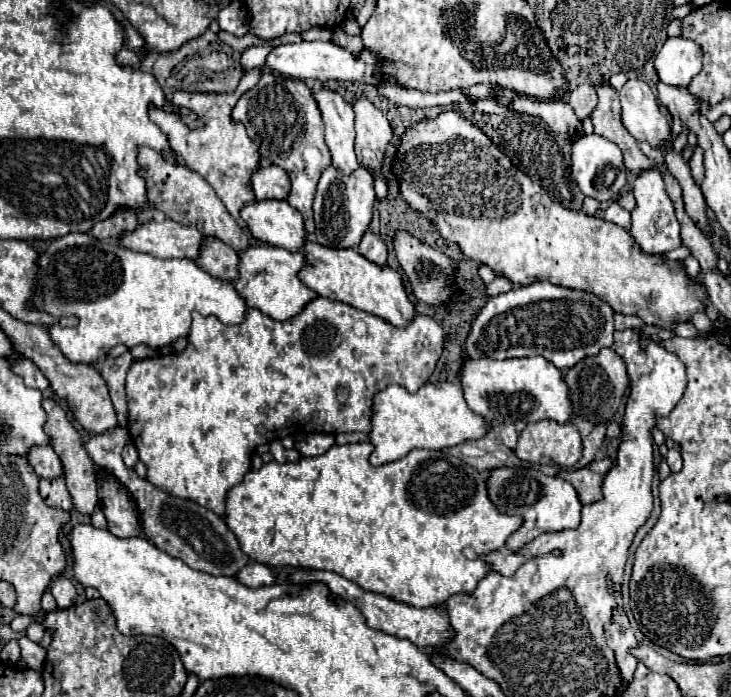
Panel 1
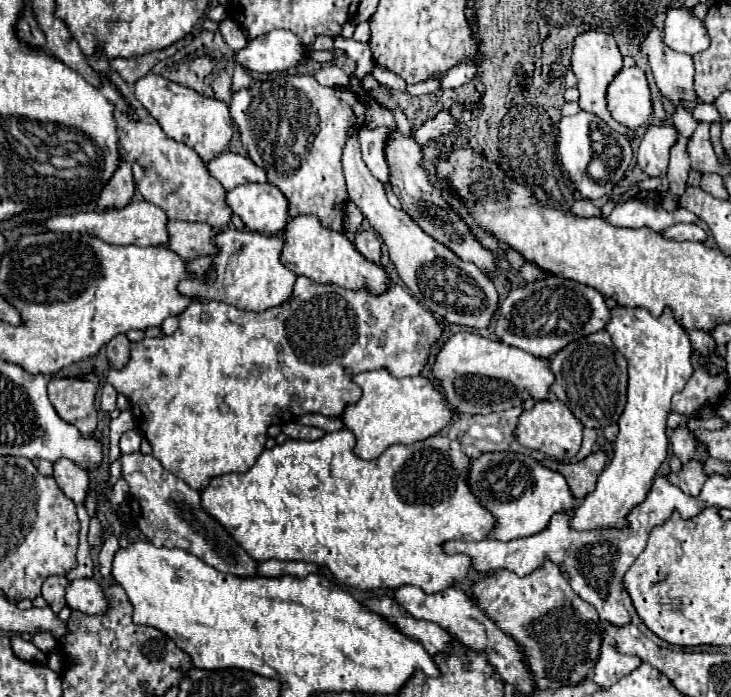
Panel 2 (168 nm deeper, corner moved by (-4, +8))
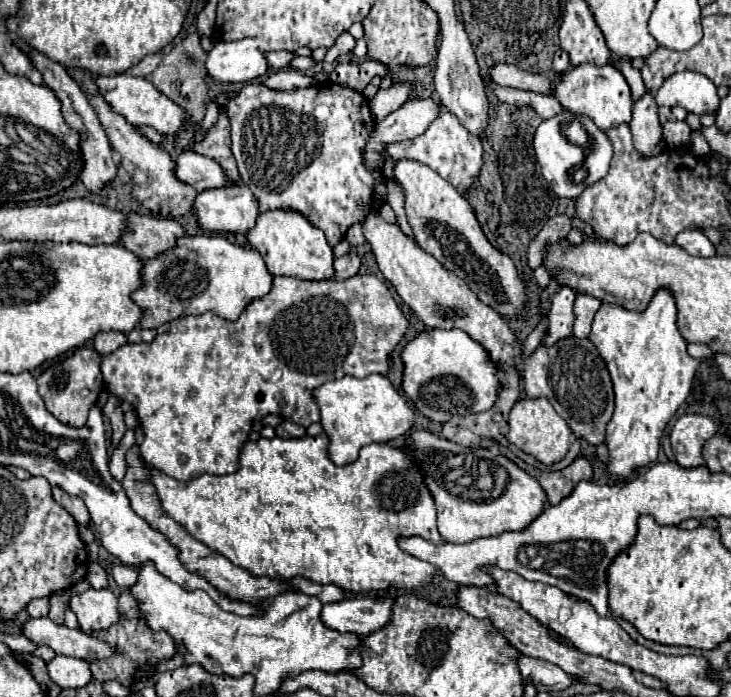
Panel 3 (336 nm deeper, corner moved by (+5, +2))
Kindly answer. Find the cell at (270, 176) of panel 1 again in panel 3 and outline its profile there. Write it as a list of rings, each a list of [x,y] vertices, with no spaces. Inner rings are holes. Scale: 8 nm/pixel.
[[[184,150],[178,156],[176,176],[178,180],[194,186],[198,192],[212,188],[228,188],[234,184],[234,180],[226,176],[226,172],[222,170],[222,166],[218,166],[218,162],[192,150]]]

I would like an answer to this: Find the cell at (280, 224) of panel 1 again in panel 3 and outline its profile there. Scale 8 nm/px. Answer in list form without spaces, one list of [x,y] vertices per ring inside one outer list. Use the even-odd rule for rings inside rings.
[[[238,182],[230,188],[204,190],[196,198],[196,218],[200,228],[210,232],[240,232],[256,226],[260,208],[254,192]]]

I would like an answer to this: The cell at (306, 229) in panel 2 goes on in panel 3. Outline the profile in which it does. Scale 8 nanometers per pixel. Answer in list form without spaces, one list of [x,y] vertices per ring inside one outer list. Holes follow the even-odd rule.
[[[270,210],[258,216],[256,226],[246,234],[250,246],[258,250],[272,276],[294,276],[302,280],[334,278],[334,252],[326,236],[294,210]]]

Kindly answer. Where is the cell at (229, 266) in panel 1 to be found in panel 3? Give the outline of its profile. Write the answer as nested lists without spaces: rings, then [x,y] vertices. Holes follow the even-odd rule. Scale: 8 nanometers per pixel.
[[[128,214],[128,228],[120,244],[134,252],[140,260],[150,260],[166,250],[172,250],[178,236],[186,236],[186,232],[176,220],[154,218],[148,214]]]

